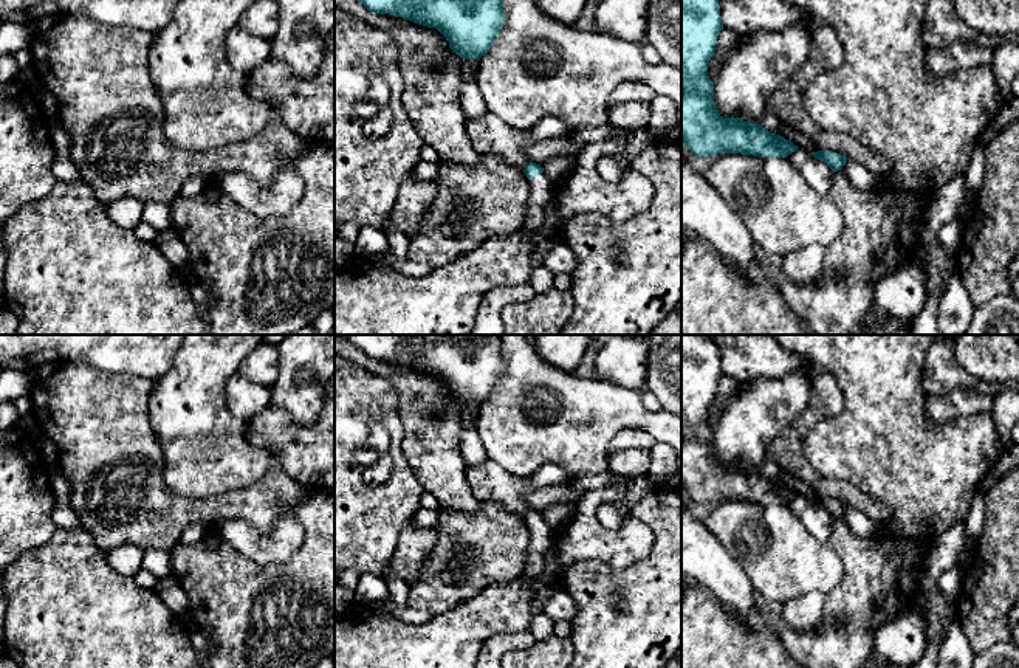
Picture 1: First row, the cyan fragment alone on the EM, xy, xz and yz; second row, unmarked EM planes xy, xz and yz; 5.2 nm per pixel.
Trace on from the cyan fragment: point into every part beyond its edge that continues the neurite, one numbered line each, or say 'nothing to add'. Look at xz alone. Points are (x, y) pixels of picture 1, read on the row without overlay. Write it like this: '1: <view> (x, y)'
1: xz (541, 535)

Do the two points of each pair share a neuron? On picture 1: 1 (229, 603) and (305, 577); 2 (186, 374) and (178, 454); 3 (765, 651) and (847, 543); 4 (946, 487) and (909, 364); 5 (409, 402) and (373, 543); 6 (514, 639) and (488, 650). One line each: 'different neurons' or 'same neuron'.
1: same neuron
2: same neuron
3: different neurons
4: same neuron
5: different neurons
6: same neuron

